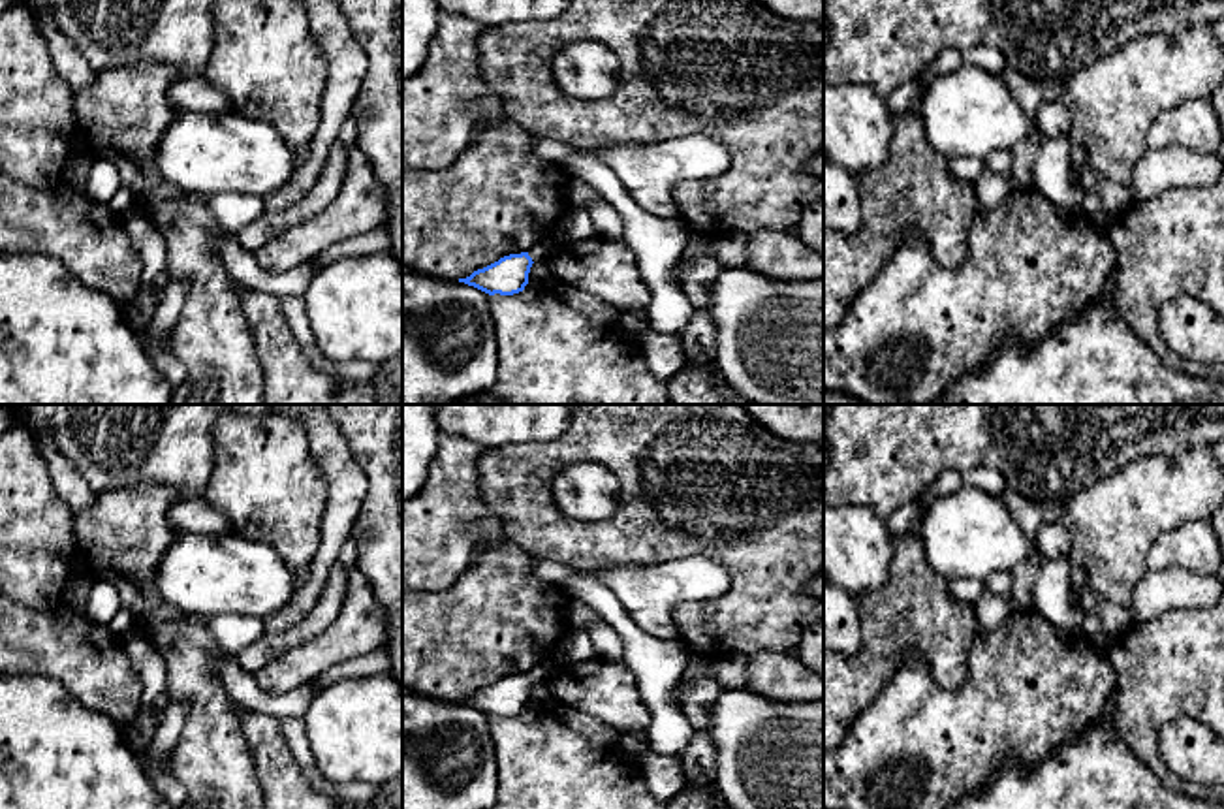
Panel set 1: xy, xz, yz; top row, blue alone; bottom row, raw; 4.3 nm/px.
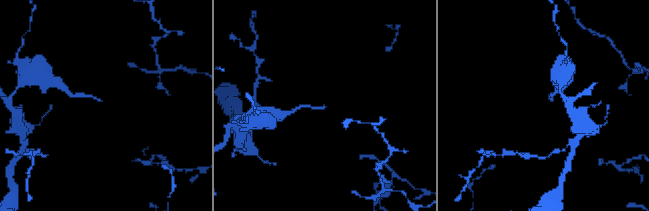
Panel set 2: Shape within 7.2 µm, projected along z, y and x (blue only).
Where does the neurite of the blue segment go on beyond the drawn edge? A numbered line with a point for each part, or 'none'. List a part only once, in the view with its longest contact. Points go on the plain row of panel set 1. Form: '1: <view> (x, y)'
1: xz (548, 657)

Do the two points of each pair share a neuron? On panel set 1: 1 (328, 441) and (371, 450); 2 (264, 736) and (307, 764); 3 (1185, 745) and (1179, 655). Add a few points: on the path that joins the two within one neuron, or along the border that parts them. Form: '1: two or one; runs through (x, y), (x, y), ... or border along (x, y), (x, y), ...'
1: two; border along (333, 424), (367, 484)
2: two; border along (277, 721), (301, 774), (318, 789)
3: two; border along (1204, 723), (1172, 719), (1161, 730), (1159, 753)

